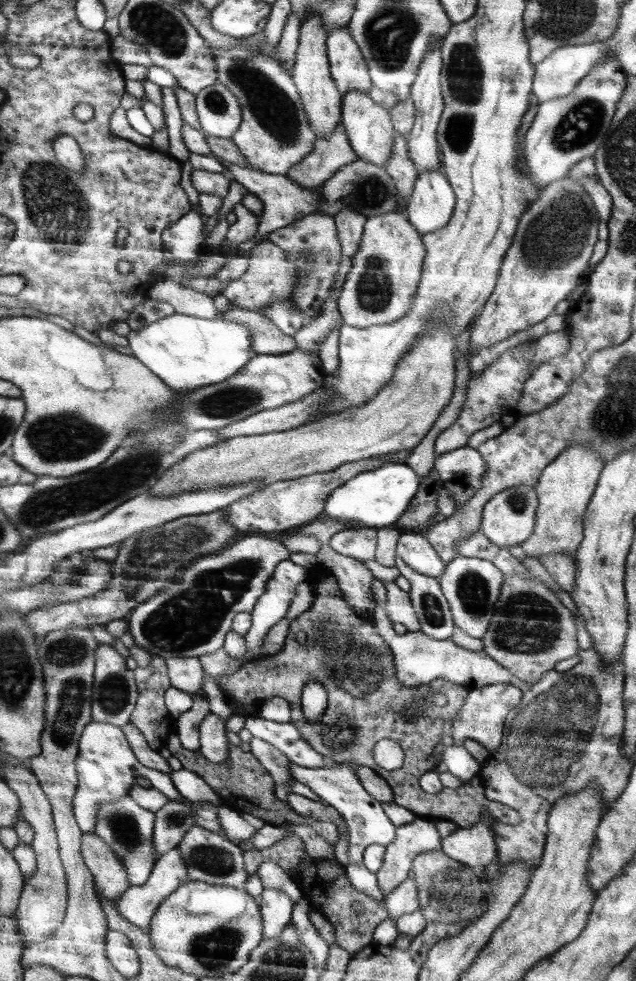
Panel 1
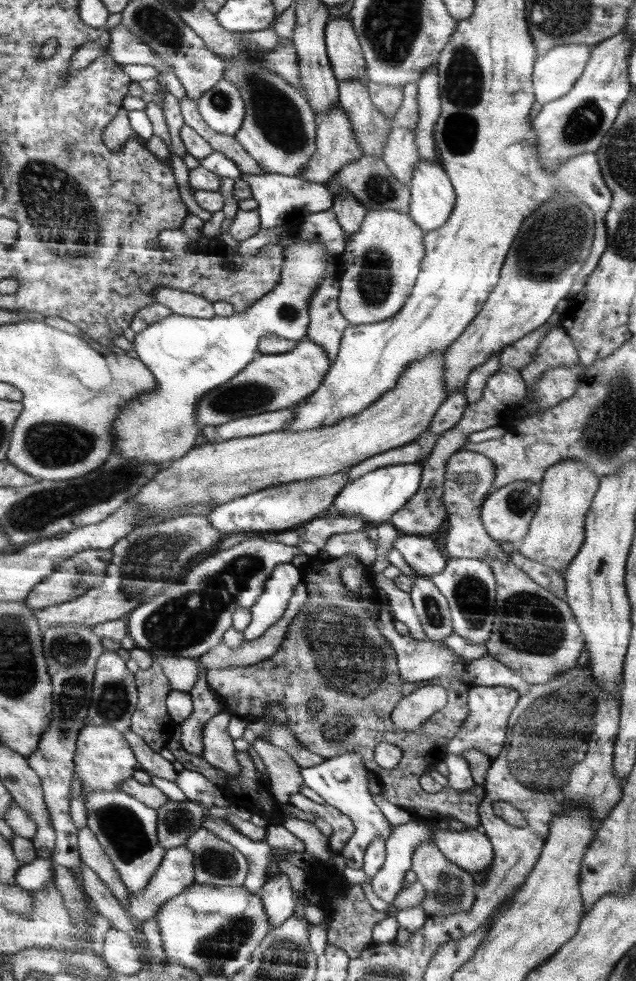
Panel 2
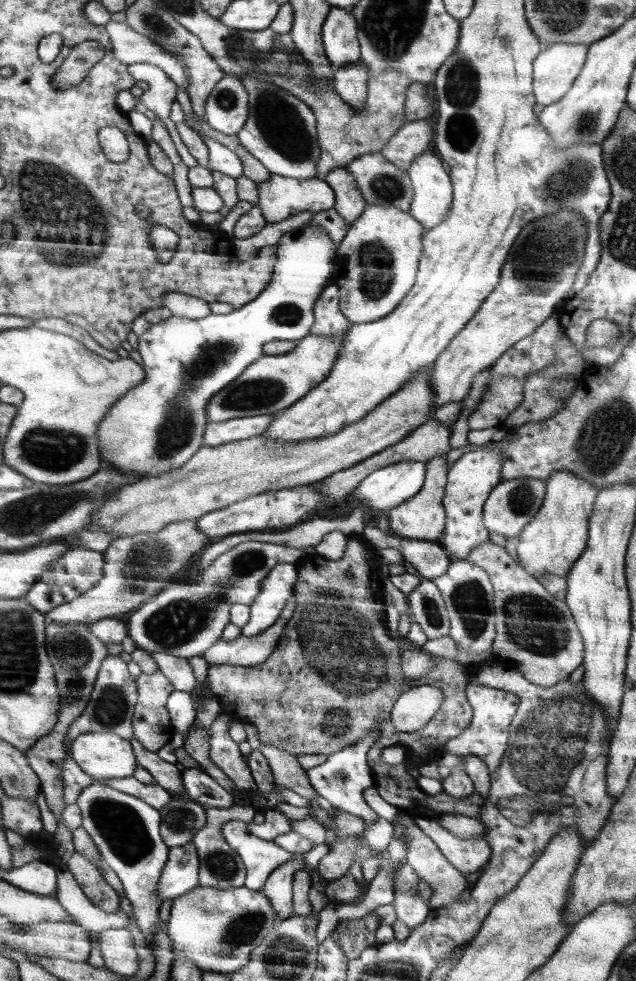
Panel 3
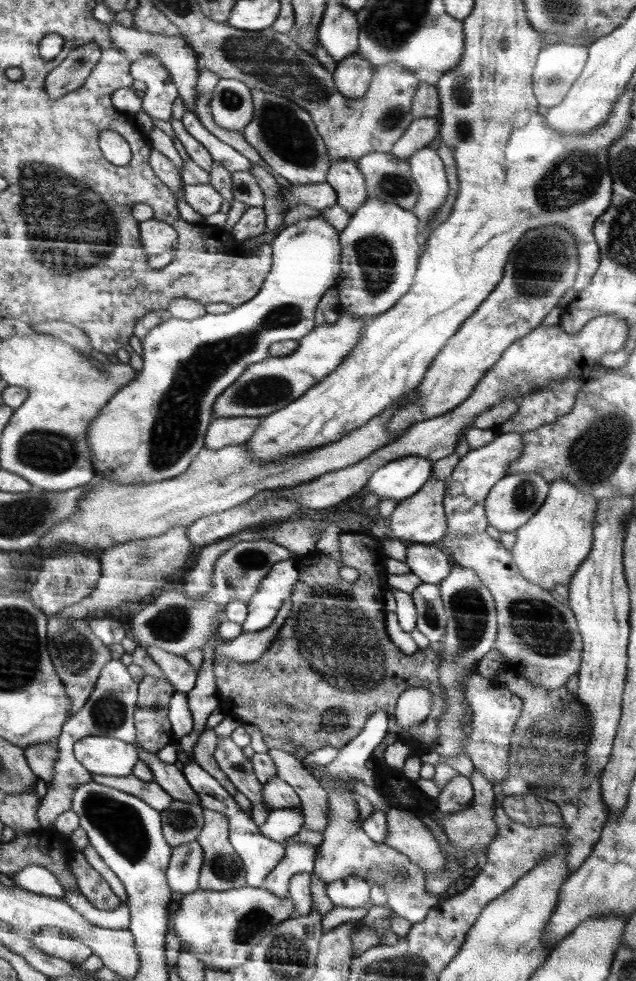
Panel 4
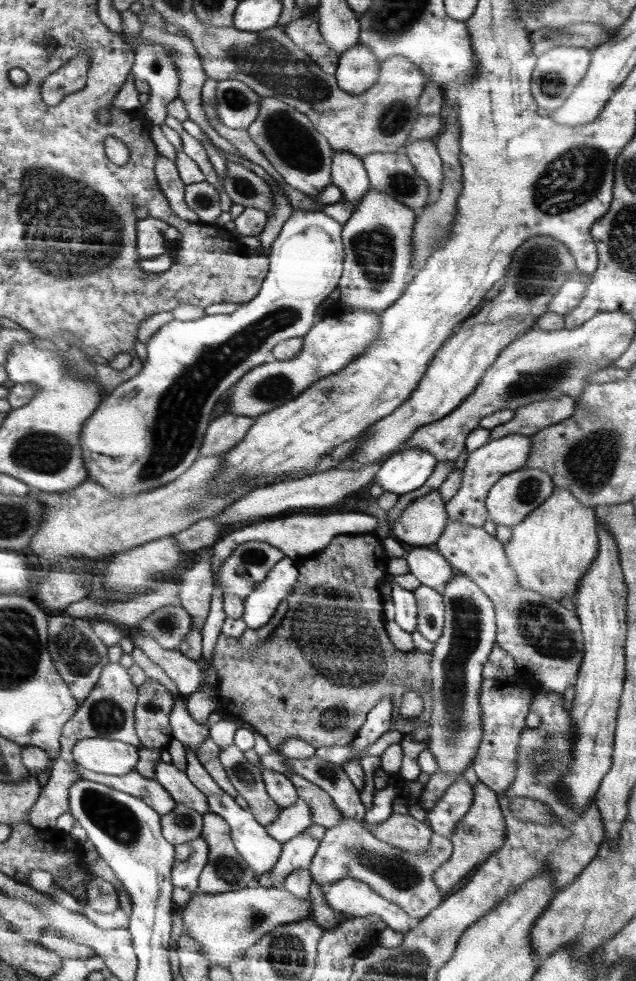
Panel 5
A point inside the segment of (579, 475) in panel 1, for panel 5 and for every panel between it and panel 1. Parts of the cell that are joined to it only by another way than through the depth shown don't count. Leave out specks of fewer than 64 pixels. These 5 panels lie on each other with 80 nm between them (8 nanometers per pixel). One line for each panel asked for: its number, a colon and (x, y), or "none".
2: (557, 530)
3: (556, 536)
4: (549, 548)
5: (550, 550)

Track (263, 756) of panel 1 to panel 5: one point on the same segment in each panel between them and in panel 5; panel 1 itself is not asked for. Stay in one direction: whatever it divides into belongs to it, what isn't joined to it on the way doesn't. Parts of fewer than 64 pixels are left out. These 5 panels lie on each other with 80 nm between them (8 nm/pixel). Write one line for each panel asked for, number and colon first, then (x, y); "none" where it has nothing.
2: (283, 773)
3: (287, 773)
4: (315, 804)
5: (325, 812)

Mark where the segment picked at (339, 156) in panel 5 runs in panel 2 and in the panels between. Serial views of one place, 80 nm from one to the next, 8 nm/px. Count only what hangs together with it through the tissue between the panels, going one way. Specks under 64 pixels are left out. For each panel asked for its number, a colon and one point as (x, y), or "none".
2: (350, 214)
3: (349, 203)
4: (344, 176)

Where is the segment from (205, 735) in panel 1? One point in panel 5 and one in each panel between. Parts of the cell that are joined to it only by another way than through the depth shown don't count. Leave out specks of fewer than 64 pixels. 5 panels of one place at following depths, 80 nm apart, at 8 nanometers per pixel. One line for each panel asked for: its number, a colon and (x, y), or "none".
2: (219, 751)
3: (224, 752)
4: (231, 760)
5: (246, 778)

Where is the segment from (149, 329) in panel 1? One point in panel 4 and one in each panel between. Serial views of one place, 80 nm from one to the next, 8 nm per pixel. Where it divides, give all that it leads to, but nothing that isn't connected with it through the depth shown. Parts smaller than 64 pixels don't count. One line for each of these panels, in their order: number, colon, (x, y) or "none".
2: (189, 357)
3: (159, 427)
4: (153, 430)

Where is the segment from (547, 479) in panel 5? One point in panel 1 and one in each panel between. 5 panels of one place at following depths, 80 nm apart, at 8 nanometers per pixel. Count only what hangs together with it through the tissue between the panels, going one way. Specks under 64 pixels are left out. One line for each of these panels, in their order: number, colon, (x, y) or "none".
1: (508, 518)
2: (506, 514)
3: (511, 504)
4: (512, 501)

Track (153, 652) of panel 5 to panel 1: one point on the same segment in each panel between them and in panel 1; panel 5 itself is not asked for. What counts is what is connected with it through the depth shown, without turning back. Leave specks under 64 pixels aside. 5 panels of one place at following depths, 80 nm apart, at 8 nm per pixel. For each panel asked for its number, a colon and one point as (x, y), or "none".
1: (187, 674)
2: (182, 673)
3: (178, 671)
4: (180, 674)

